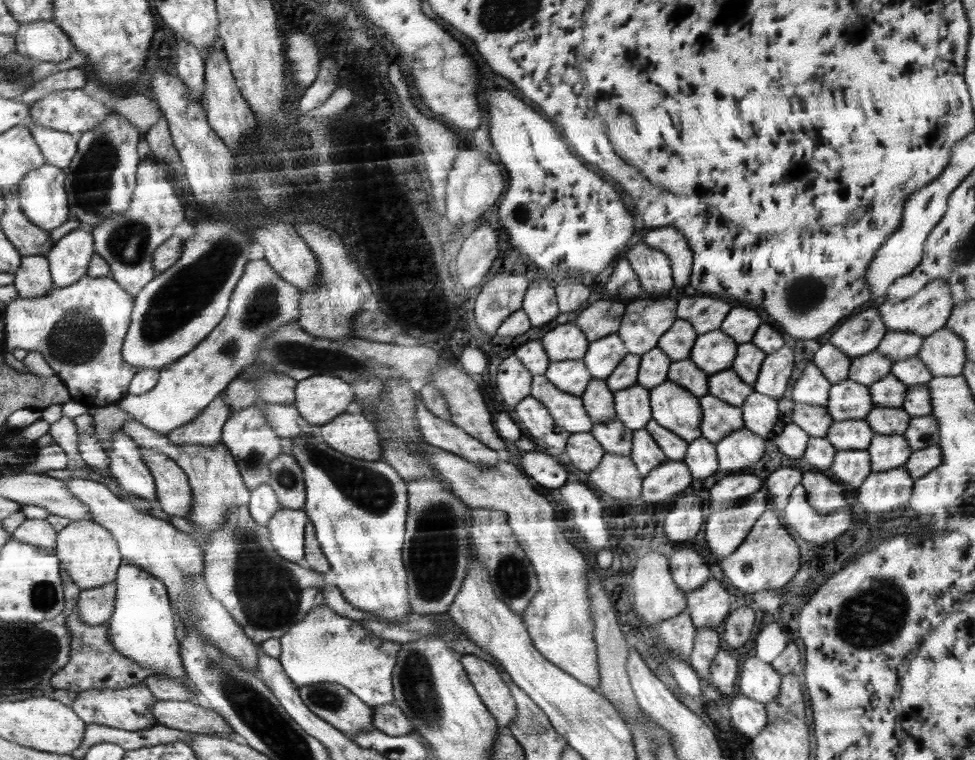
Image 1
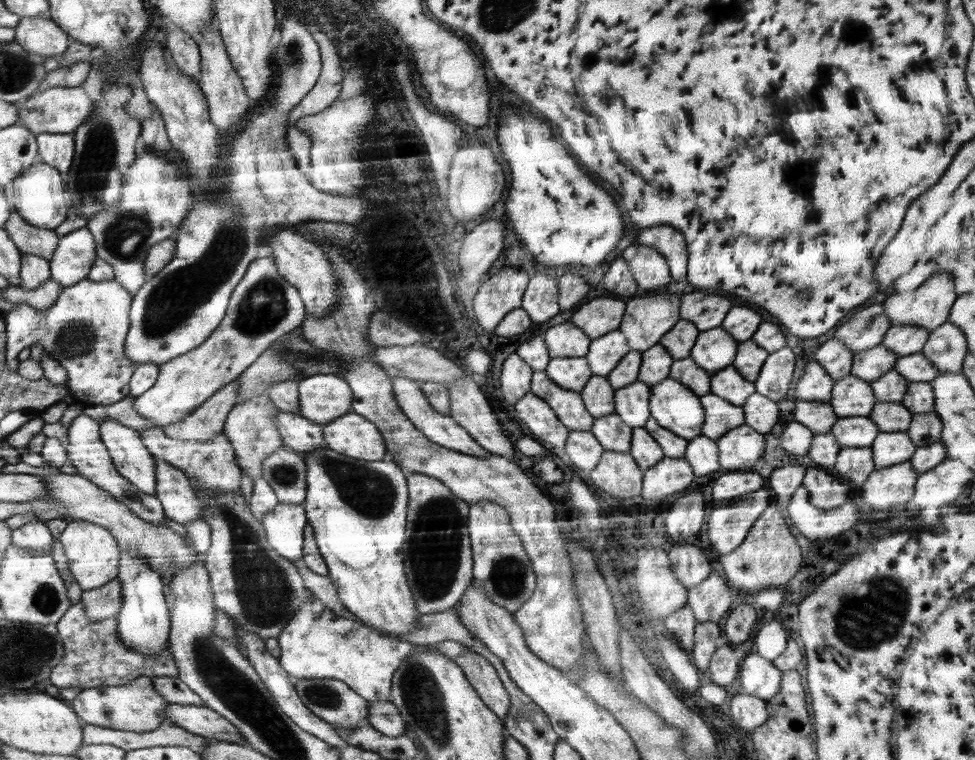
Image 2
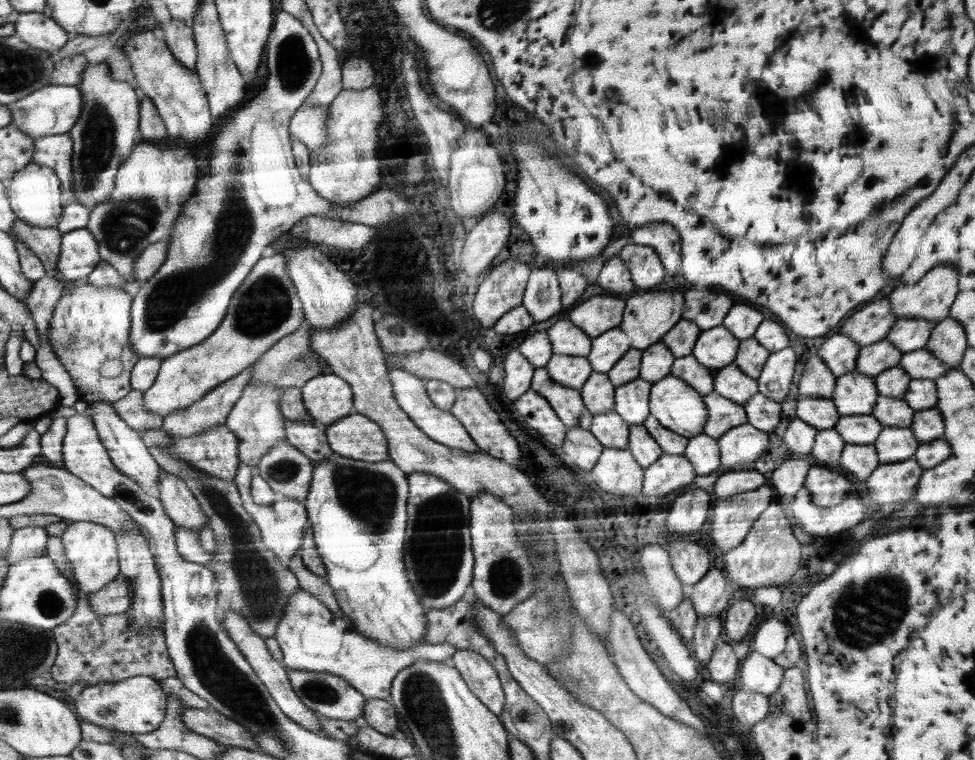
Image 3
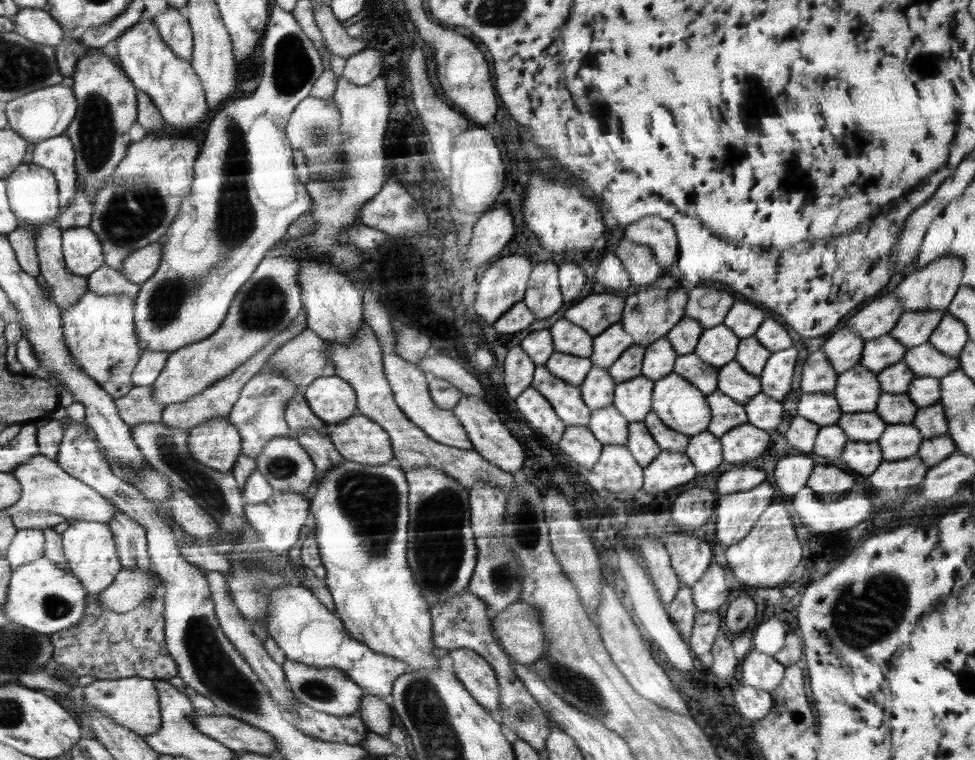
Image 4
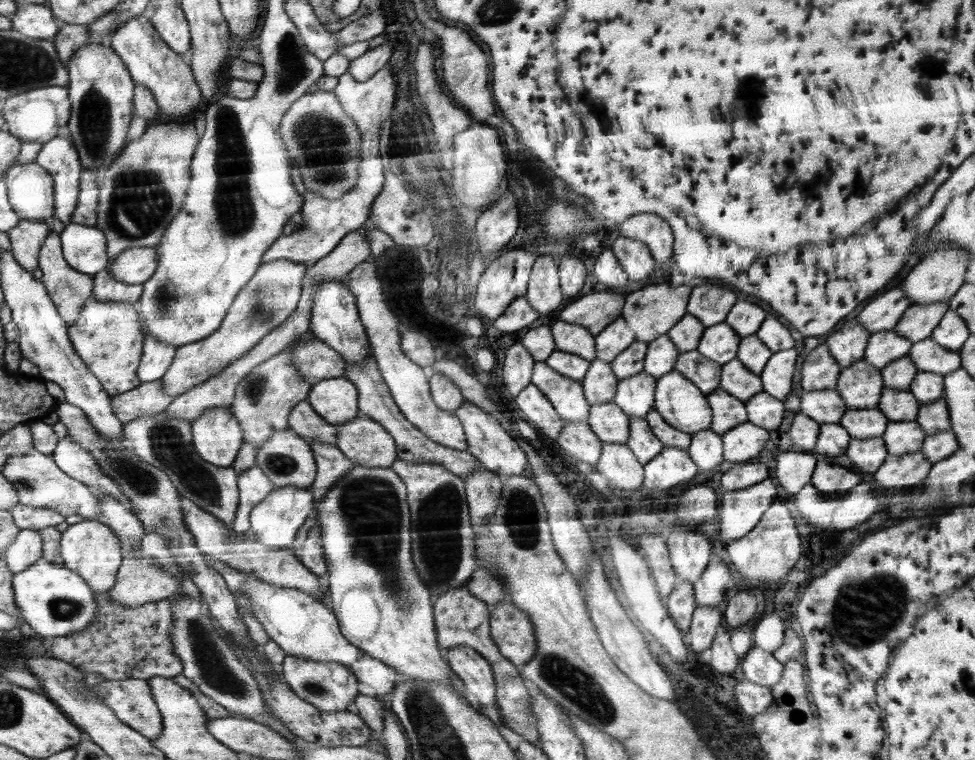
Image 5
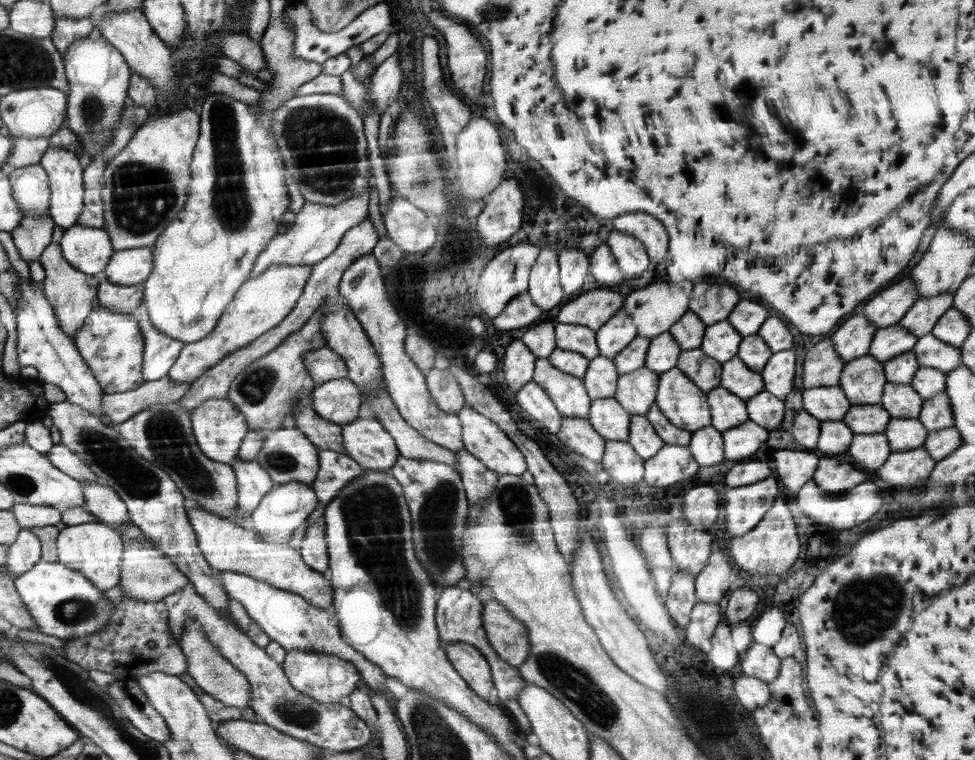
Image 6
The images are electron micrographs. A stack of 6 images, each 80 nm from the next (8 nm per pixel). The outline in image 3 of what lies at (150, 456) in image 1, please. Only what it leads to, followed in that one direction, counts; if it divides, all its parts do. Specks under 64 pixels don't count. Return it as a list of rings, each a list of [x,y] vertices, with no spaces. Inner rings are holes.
[[[162,469],[155,490],[162,500],[164,510],[176,525],[189,528],[196,533],[197,530],[209,524],[207,514],[203,511],[198,499],[178,475]]]

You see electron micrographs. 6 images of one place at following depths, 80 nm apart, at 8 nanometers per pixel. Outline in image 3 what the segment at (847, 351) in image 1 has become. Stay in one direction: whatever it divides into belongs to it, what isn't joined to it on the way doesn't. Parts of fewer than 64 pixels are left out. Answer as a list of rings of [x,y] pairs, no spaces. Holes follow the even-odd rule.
[[[886,297],[857,310],[846,320],[840,333],[849,336],[861,347],[868,346],[886,339],[897,319]]]

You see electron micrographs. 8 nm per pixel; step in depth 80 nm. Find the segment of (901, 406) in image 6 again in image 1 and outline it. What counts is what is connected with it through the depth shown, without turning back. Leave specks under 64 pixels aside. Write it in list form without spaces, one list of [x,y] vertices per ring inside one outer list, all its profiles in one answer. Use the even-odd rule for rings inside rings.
[[[874,406],[866,415],[874,435],[903,435],[911,416],[902,407]]]

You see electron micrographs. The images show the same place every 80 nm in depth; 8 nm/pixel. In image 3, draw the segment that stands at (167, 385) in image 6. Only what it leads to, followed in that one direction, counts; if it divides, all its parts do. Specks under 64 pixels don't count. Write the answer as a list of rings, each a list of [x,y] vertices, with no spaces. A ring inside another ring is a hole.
[[[132,389],[123,400],[112,402],[111,406],[115,408],[115,414],[118,414],[124,423],[135,427],[136,430],[147,431],[162,427],[163,418],[146,410],[142,404],[142,397],[143,392]]]

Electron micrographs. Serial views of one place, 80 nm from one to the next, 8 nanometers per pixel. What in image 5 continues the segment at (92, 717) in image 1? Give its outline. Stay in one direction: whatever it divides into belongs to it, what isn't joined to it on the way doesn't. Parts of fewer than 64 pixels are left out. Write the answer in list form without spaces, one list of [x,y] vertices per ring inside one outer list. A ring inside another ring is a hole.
[[[133,677],[107,679],[92,689],[115,711],[121,721],[135,728],[141,735],[154,739],[163,733],[163,718],[146,680]]]

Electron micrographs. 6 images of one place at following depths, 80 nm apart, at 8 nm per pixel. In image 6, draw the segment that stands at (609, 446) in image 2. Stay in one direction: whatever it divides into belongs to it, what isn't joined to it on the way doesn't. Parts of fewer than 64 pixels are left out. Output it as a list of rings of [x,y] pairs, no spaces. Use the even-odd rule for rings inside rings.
[[[616,397],[591,400],[586,420],[606,440],[626,442],[632,416],[622,407]]]

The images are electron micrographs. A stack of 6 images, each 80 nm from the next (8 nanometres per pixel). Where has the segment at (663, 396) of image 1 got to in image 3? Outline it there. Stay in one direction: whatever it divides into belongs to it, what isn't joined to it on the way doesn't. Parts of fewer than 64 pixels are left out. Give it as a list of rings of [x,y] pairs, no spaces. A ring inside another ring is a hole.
[[[671,374],[653,383],[649,394],[649,412],[661,426],[689,439],[702,434],[704,425],[708,421],[703,396],[687,382]]]

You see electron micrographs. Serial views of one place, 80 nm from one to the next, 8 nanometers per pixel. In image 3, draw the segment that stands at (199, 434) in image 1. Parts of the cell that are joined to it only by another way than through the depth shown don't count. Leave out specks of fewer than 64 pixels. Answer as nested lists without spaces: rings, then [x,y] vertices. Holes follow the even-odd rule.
[[[253,365],[247,366],[242,373],[230,381],[223,382],[222,385],[212,389],[195,405],[189,406],[184,410],[176,410],[174,414],[168,414],[166,418],[163,418],[162,428],[173,437],[192,437],[198,433],[208,432],[208,430],[215,428],[215,426],[226,424],[231,411],[243,396],[243,390],[251,382]]]

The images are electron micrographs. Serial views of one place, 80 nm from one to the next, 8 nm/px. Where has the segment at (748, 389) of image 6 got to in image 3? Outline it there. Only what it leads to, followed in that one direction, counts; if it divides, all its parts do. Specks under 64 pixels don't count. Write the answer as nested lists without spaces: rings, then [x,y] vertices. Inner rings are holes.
[[[735,362],[715,371],[714,391],[730,401],[743,405],[759,392],[757,379],[750,378]]]

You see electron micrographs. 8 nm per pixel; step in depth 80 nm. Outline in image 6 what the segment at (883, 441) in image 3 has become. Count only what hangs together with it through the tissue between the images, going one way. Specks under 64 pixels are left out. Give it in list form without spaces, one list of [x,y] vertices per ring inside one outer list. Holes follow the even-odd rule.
[[[891,417],[884,433],[891,452],[896,452],[922,447],[928,430],[918,419]]]

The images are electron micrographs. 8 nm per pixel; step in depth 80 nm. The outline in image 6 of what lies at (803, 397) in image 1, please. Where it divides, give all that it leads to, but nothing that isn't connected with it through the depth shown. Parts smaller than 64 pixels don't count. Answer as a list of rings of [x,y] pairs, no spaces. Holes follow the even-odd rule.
[[[824,339],[808,349],[803,362],[803,385],[806,389],[839,384],[845,362],[836,352],[832,339]]]

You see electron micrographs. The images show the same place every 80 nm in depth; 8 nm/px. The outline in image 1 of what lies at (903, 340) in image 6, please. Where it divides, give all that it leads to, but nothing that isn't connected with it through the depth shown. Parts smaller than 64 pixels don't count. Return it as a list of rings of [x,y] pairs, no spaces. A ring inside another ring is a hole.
[[[872,351],[851,360],[848,379],[869,387],[891,373],[892,363],[893,360],[881,352]]]

